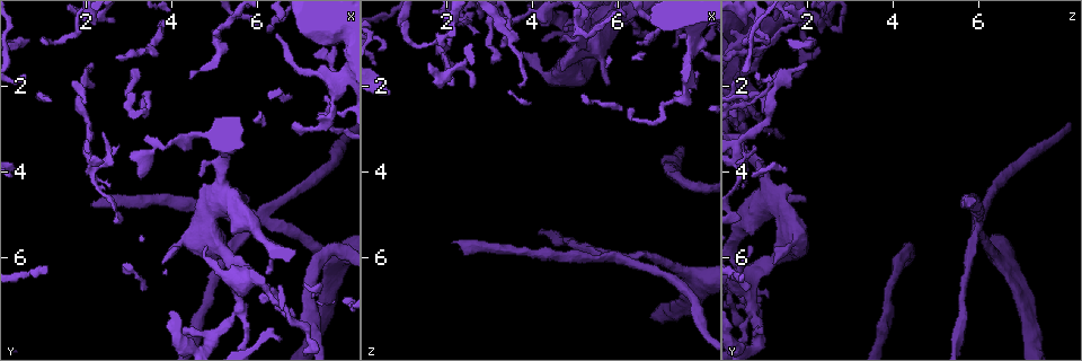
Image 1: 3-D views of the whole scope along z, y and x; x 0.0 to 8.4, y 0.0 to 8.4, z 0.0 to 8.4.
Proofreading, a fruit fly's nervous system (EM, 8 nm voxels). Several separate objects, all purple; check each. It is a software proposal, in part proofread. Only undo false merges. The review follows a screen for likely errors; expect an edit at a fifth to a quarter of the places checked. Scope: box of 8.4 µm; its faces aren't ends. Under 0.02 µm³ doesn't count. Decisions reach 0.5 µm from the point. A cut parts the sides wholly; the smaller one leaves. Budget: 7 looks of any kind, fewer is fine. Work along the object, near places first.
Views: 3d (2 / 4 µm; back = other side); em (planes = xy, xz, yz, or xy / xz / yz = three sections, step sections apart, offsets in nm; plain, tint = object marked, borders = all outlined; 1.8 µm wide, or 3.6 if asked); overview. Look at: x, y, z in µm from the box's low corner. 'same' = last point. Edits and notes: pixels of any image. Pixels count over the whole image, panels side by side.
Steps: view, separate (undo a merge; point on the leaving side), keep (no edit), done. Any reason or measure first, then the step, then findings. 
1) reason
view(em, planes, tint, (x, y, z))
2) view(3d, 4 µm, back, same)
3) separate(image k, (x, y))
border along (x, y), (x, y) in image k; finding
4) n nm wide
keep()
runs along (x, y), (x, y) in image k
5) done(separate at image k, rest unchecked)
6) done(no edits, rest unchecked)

abrupt turn
view(em, yz, step 16, tint, (5.05, 0.85, 0.75))

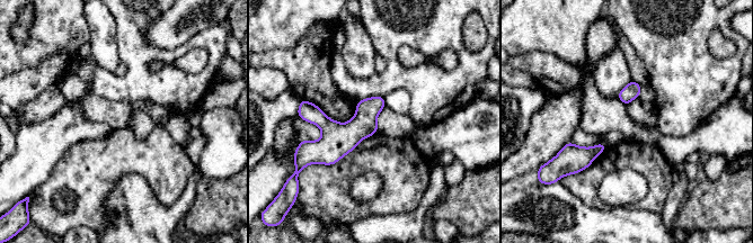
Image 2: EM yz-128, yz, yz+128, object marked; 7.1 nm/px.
view(em, planes, tint, same)

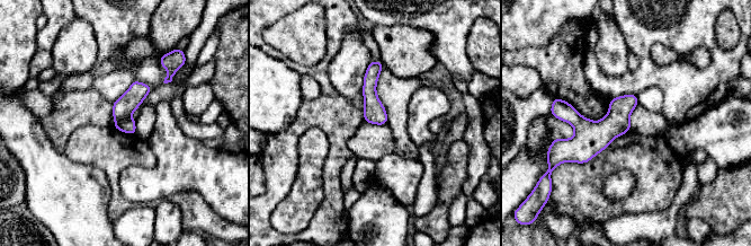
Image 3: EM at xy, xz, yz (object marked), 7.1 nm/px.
150 nm wide
keep()
runs along (380, 64), (370, 77), (380, 122) in image 3; continuous, no second cell

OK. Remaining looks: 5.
calibre changes
view(3d, 4 µm, (5.15, 4.70, 1.15))

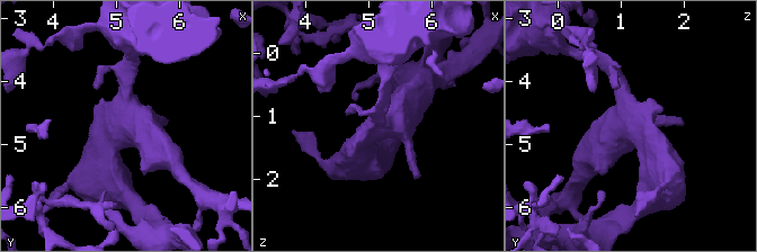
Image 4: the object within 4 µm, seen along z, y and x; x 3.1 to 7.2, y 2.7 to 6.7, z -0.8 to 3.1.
now the EM
view(em, 3.6 µm, xy, step 4, tint, (5.15, 4.65, 1.10))

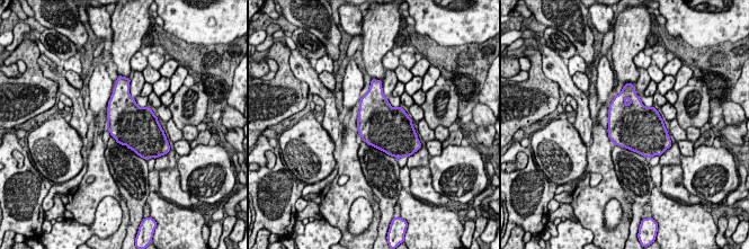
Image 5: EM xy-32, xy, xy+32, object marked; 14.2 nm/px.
keep()
continuous, no second cell

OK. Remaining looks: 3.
four arms meet
view(3d, 4 µm, (6.15, 5.10, 6.00))

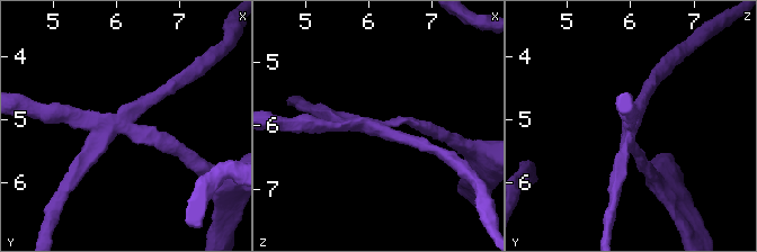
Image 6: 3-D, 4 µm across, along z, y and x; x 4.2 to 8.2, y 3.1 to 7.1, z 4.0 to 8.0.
view(em, xz, step 4, tint, (6.20, 5.10, 6.00))

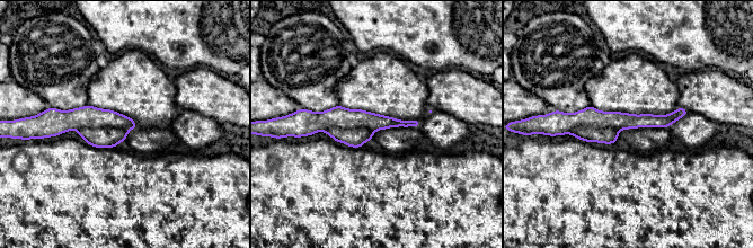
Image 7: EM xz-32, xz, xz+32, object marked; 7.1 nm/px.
cut it another way
view(em, planes, tint, same)

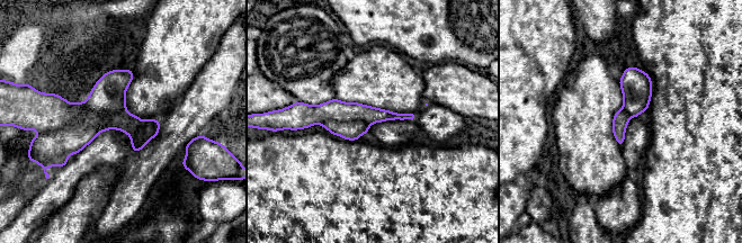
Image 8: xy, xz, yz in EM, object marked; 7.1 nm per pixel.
190 nm wide
separate(image 8, (51, 147))
border along (99, 128), (77, 118), (44, 133) in image 8; two cells meet here

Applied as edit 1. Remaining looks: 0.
done(separate at image 8, rest unchecked)

